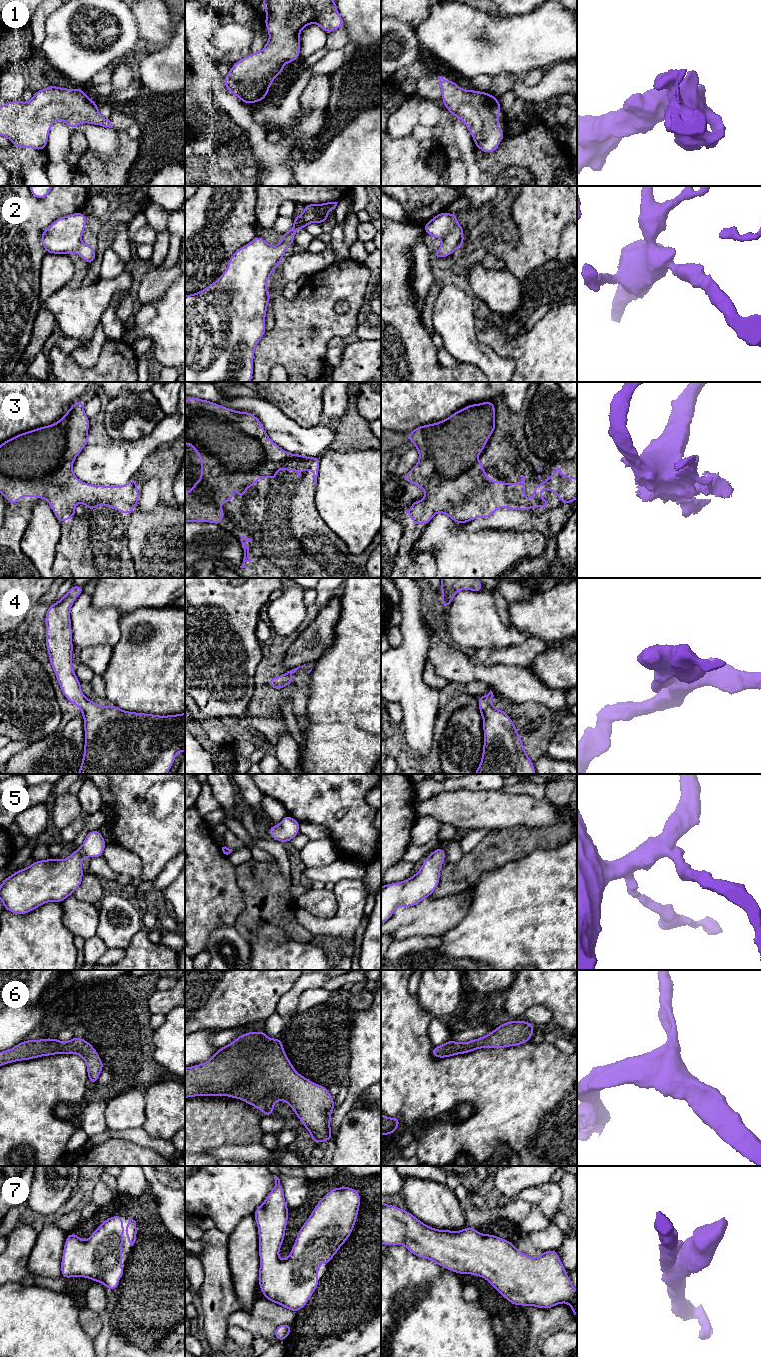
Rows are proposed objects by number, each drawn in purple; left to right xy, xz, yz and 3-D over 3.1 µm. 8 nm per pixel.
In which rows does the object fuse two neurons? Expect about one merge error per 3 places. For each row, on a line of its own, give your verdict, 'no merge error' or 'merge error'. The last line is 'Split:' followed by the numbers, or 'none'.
1: no merge error
2: no merge error
3: no merge error
4: no merge error
5: no merge error
6: no merge error
7: no merge error
Split: none

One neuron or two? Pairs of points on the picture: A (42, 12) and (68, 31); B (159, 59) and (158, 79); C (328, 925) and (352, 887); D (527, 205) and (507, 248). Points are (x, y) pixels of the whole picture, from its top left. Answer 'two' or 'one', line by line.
A: two
B: one
C: one
D: one

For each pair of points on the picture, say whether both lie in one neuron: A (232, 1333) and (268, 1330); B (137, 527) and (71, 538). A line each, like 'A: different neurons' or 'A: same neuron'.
A: different neurons
B: different neurons

